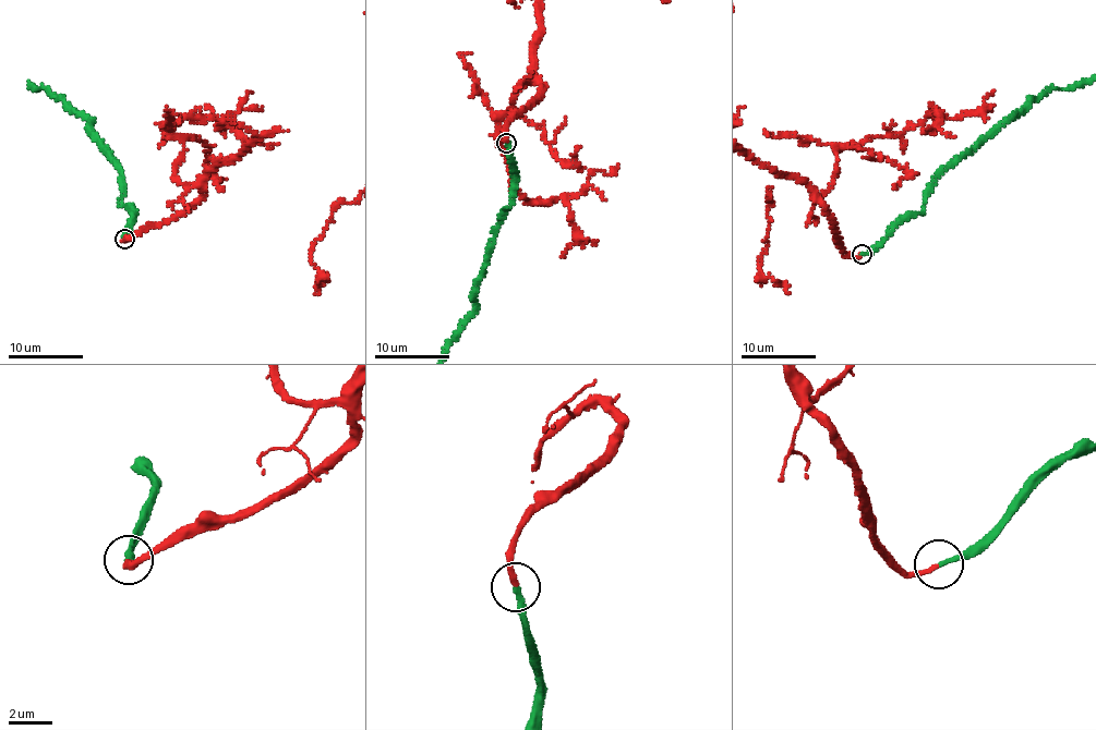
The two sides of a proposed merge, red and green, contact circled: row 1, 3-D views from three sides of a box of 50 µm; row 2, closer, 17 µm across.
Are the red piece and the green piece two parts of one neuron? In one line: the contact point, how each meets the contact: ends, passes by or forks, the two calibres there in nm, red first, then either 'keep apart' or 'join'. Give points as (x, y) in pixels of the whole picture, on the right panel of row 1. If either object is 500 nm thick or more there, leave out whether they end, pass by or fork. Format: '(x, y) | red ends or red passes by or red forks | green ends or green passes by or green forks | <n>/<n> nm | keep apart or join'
(862, 254) | red ends | green ends | 240/240 nm | join

